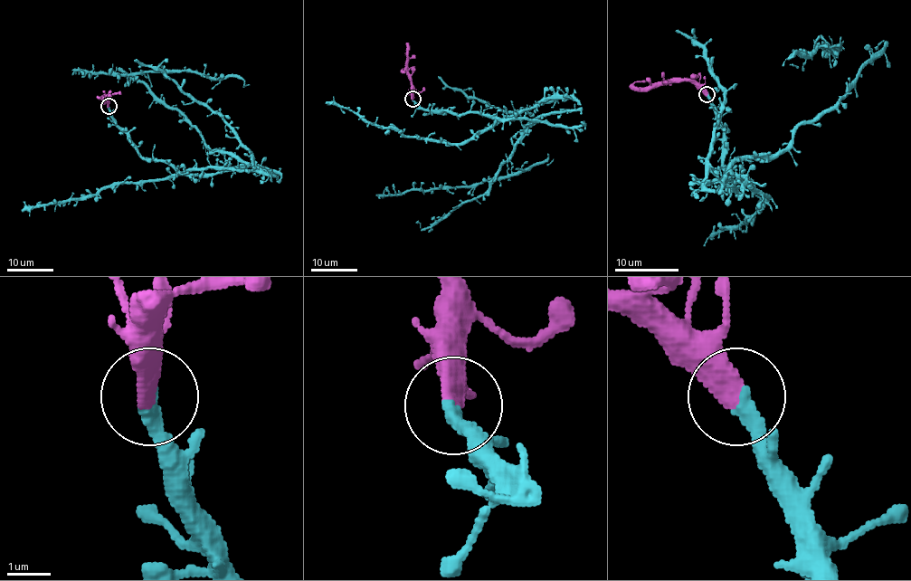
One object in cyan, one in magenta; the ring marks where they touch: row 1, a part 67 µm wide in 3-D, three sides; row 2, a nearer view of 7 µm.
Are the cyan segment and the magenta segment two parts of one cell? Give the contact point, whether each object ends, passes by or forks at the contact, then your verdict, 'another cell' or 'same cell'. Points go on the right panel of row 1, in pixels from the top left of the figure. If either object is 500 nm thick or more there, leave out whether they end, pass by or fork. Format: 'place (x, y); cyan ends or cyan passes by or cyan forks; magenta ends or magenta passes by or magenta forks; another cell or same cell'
place (706, 94); cyan ends; magenta ends; same cell

